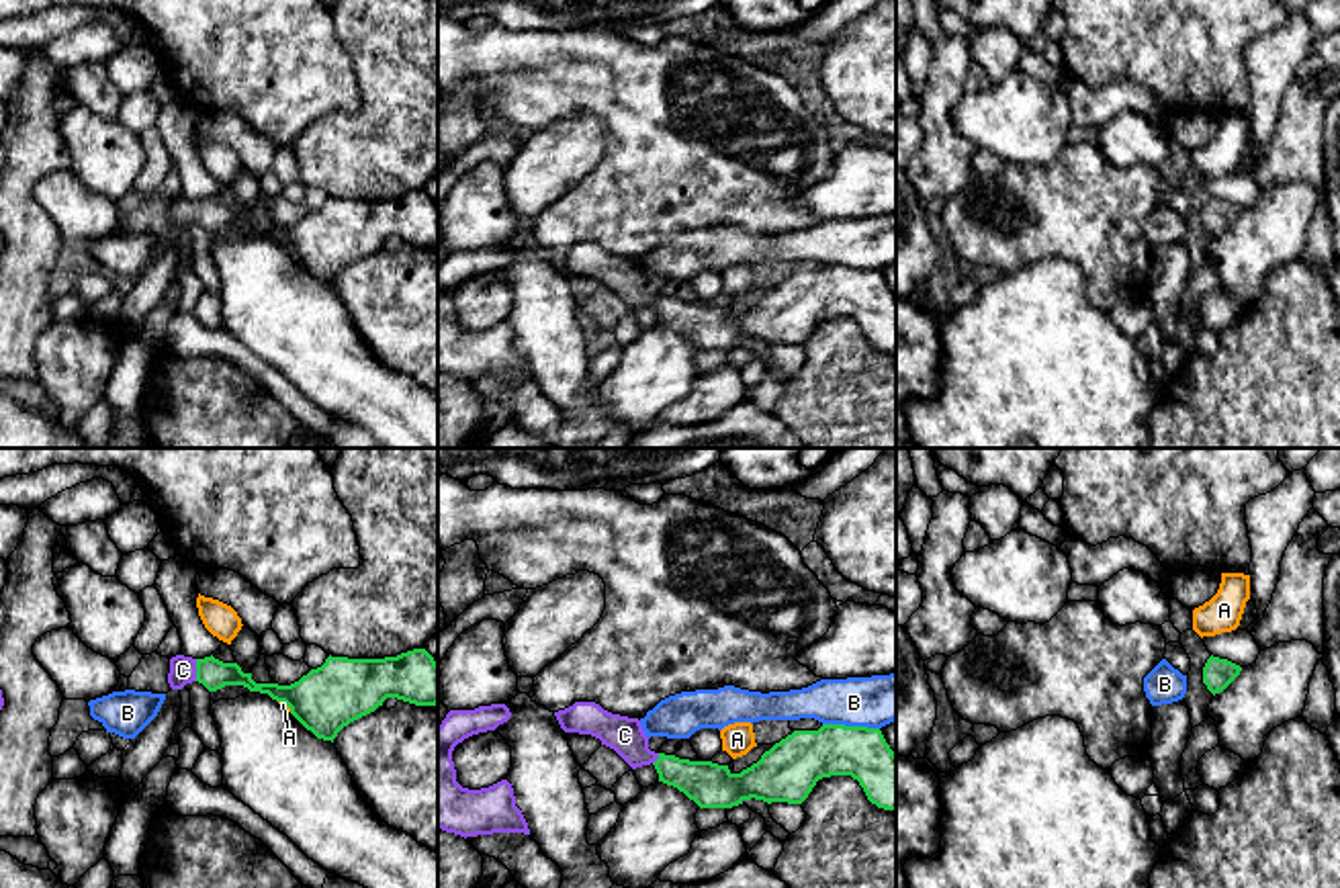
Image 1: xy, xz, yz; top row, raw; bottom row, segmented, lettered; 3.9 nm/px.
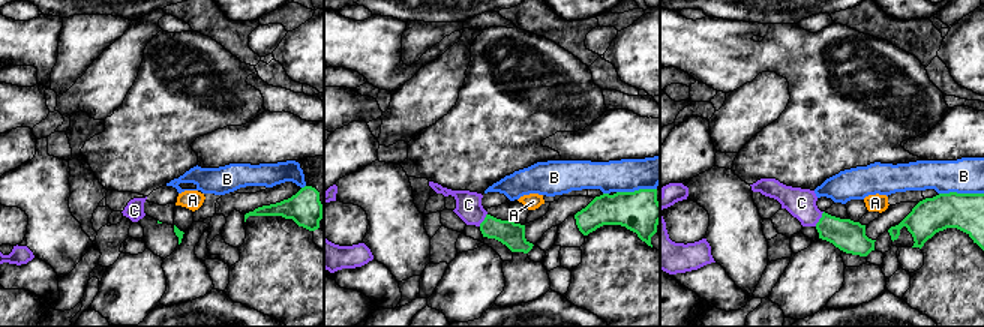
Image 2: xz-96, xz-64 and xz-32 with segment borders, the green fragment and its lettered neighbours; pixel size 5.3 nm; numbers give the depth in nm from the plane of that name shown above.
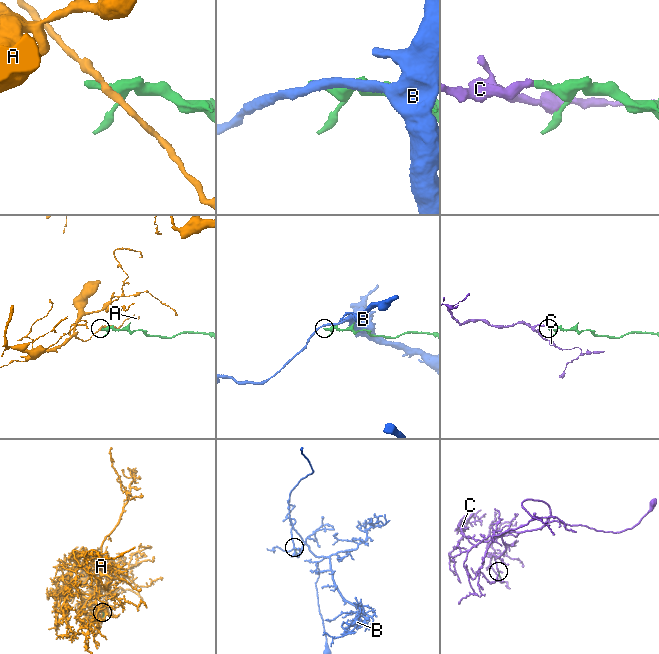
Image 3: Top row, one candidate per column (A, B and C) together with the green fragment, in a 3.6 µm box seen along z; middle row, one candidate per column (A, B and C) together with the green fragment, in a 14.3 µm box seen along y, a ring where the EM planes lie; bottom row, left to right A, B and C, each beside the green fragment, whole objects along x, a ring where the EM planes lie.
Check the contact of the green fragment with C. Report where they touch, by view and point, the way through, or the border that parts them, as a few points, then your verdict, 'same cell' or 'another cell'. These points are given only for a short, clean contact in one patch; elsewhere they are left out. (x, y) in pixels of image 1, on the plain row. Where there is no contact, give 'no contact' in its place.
meets green in xy at (197, 211); runs through xy (213, 215), (197, 211), (183, 211); same cell

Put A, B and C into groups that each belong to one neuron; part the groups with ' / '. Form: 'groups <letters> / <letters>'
groups A / B / C

